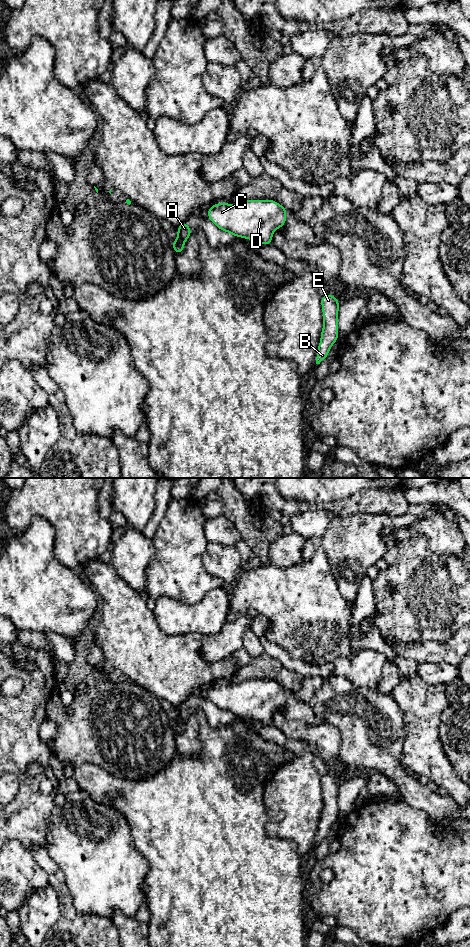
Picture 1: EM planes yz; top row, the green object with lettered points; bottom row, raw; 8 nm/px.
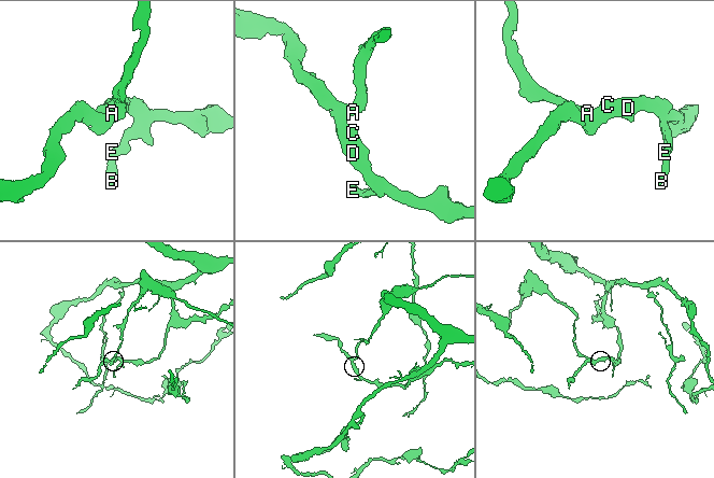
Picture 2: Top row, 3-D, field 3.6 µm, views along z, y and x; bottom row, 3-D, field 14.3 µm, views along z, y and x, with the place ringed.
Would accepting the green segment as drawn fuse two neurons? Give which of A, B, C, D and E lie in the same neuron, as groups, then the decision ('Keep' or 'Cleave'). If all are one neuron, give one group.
Groups: A / B C D E. Cleave

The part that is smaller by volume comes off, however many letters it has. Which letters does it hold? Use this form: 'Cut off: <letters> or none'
Cut off: A

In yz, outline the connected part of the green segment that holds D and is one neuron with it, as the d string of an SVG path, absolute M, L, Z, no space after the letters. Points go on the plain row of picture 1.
M248 680L233 685L217 683L208 688L208 698L234 716L268 725L273 712L284 706L286 691L273 680Z

